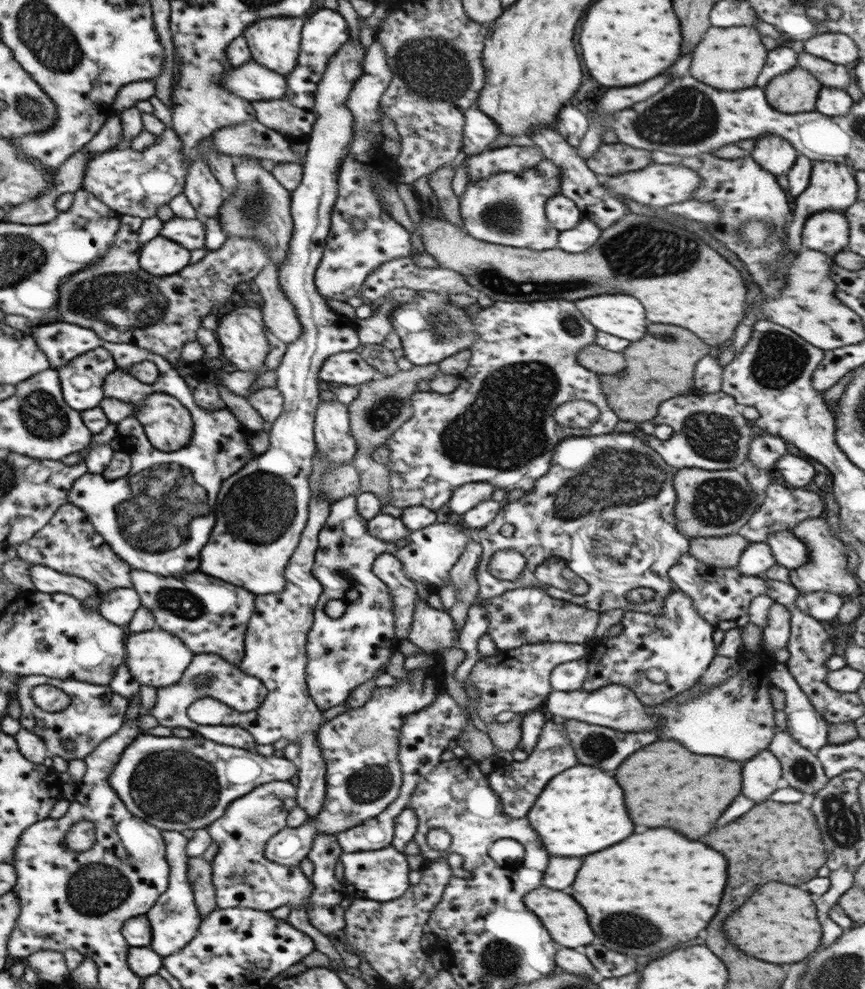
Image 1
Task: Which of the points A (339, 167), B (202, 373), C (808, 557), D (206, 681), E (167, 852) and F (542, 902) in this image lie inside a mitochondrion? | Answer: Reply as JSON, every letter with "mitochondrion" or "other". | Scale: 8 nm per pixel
{"A":"other","B":"other","C":"other","D":"other","E":"other","F":"other"}

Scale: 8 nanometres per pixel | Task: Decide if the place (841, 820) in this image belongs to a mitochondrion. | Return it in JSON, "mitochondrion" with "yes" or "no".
{"mitochondrion":"yes"}

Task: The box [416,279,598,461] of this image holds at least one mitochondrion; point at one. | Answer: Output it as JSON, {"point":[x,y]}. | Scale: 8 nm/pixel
{"point":[440,324]}

